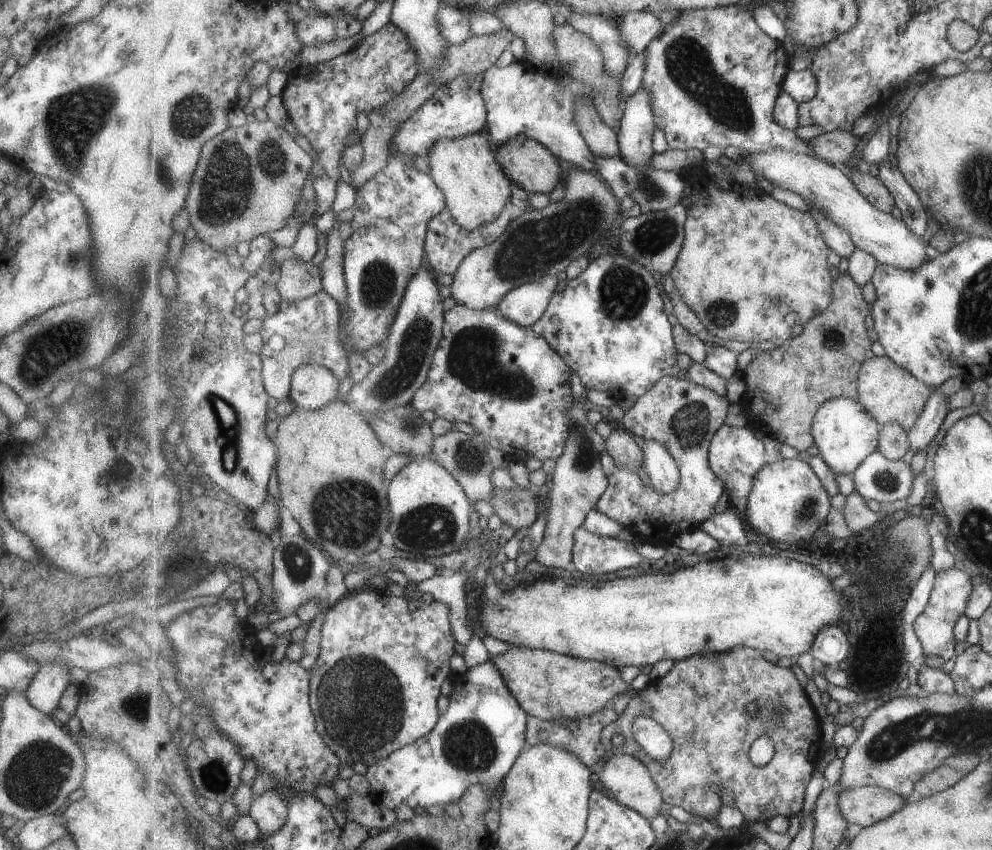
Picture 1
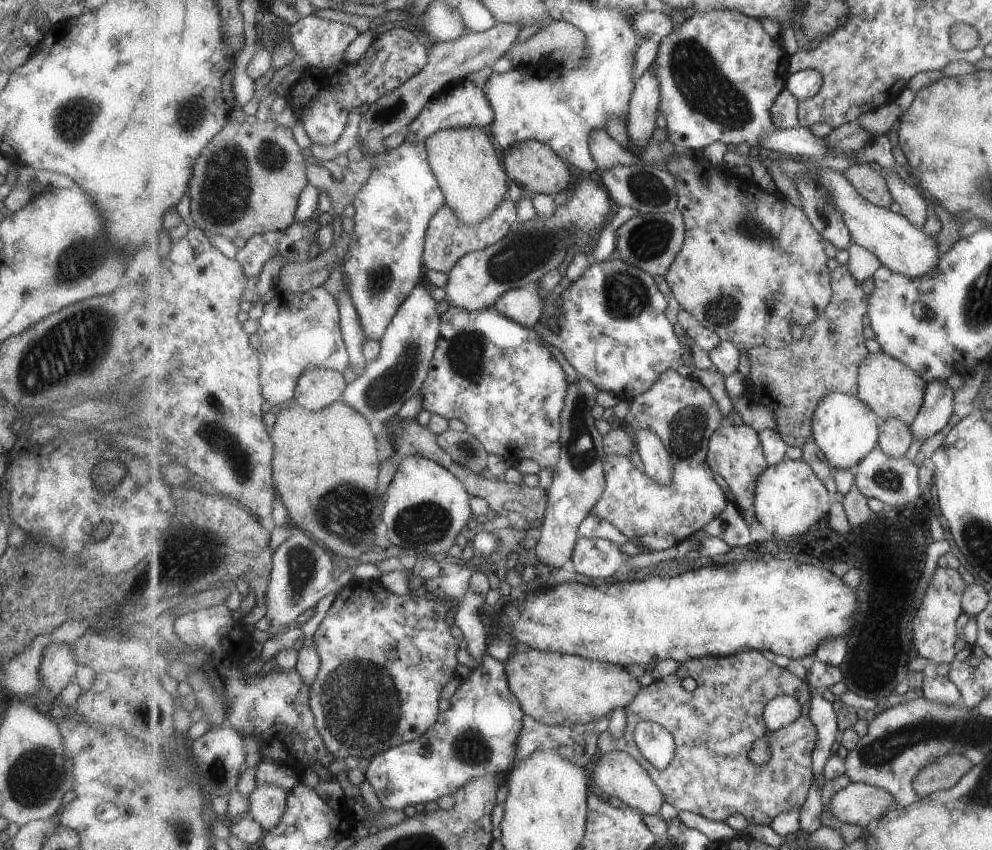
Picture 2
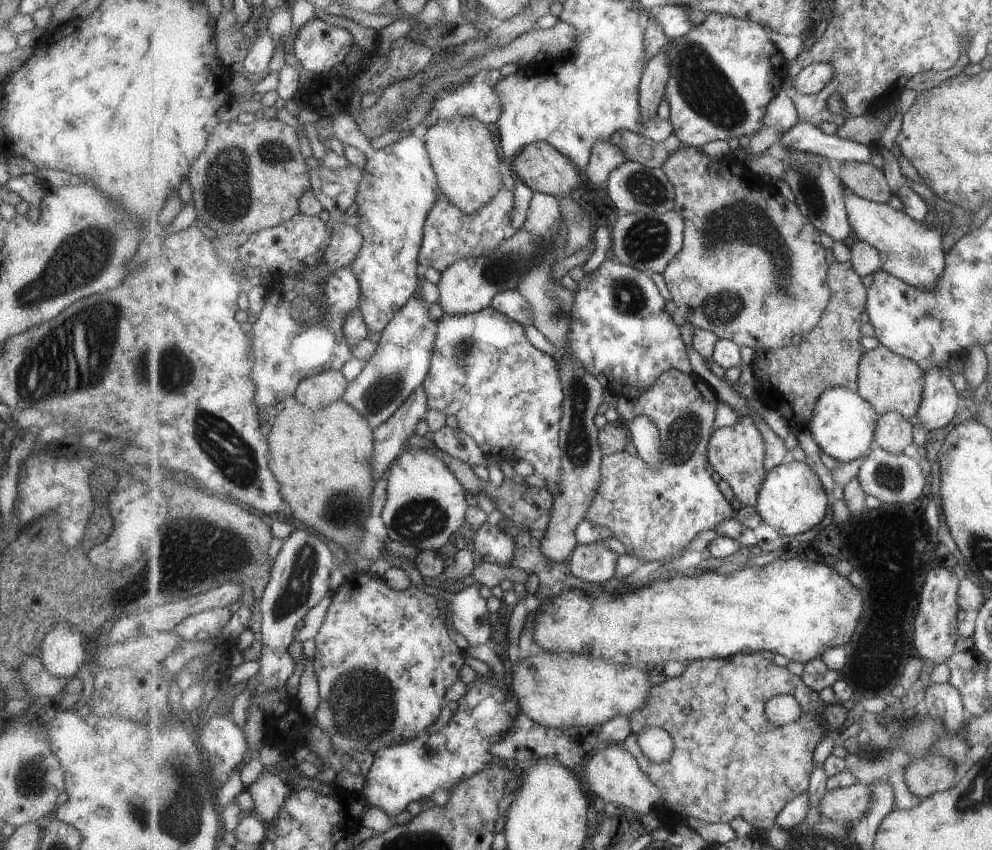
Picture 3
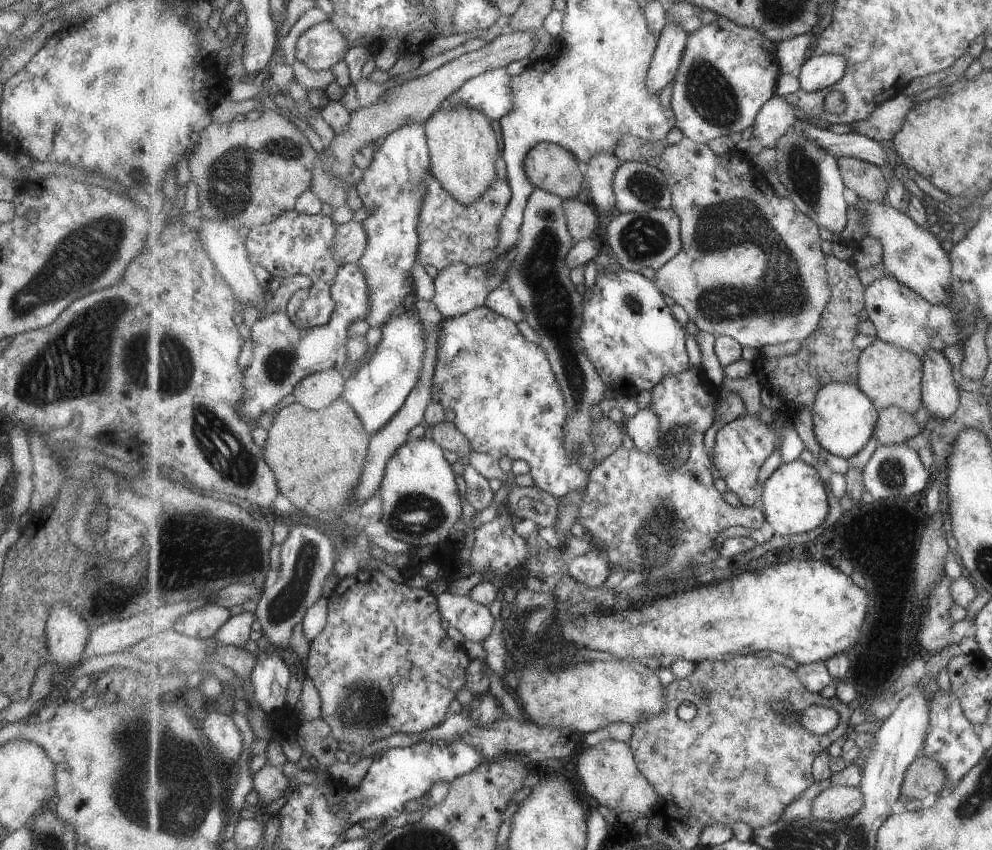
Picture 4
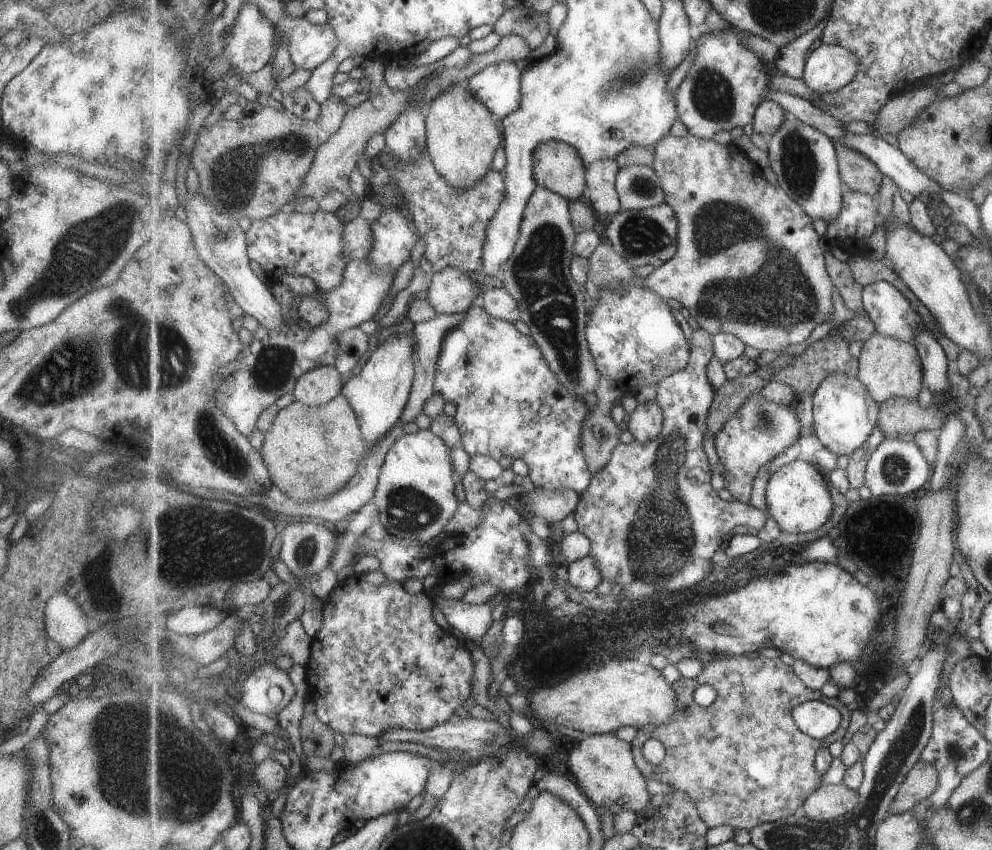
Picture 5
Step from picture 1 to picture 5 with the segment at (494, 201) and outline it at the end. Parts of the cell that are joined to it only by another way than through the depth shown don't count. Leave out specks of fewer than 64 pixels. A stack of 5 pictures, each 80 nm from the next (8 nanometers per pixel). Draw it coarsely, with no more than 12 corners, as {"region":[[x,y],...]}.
{"region":[[468,89],[429,105],[428,153],[470,191],[492,170],[501,132]]}

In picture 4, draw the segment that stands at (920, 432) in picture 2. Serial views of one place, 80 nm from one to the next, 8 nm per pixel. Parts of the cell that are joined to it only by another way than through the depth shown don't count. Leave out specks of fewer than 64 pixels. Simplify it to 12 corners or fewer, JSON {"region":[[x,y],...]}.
{"region":[[945,354],[924,357],[922,398],[931,416],[951,418],[957,382]]}

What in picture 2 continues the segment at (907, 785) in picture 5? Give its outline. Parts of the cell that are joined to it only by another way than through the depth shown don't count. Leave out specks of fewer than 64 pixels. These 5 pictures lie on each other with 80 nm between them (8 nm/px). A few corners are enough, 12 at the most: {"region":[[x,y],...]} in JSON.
{"region":[[959,751],[915,777],[917,794],[953,788],[971,767]]}

